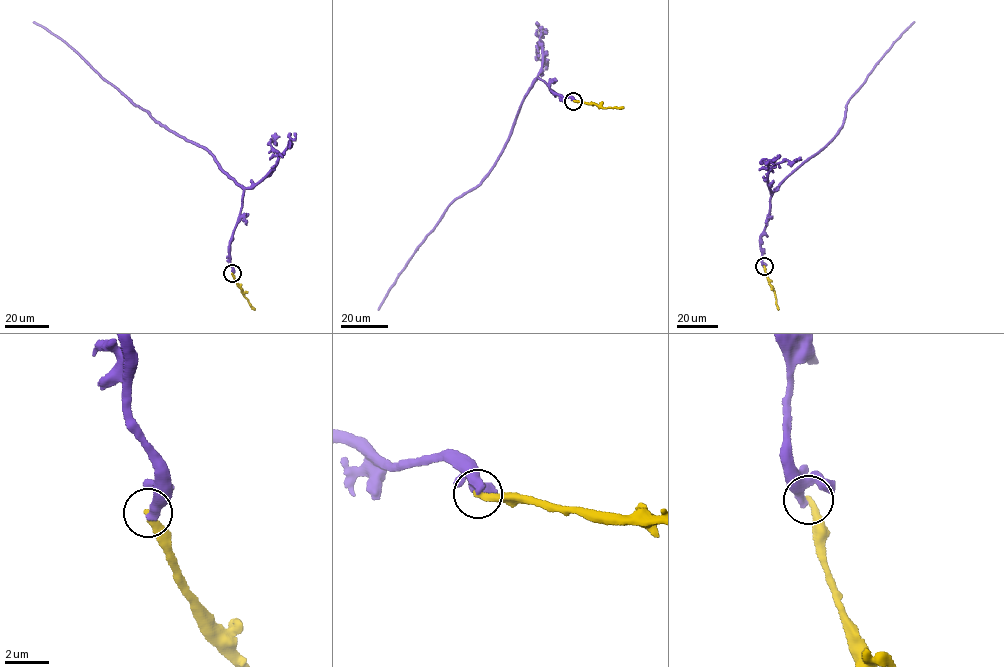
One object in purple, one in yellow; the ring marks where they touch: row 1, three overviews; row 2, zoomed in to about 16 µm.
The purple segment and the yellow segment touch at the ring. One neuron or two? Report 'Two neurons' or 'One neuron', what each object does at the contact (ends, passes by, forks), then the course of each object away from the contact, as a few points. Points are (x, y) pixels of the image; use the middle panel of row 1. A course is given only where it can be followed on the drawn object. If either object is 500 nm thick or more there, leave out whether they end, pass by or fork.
Two neurons. At the ring purple ends. At the ring yellow ends. Course of purple: (574, 100), (550, 90), (547, 84), (537, 78), (523, 100), (509, 140), (488, 176), (449, 205), (378, 309). Course of yellow: (574, 100), (600, 107), (623, 107)

